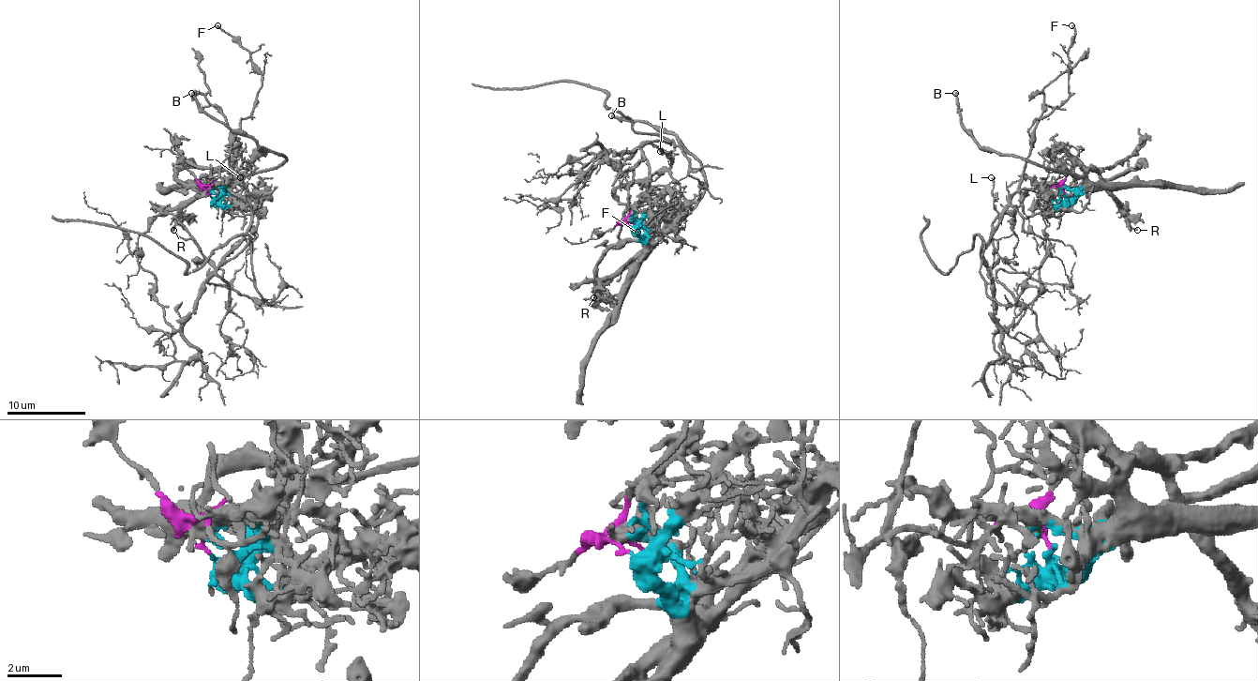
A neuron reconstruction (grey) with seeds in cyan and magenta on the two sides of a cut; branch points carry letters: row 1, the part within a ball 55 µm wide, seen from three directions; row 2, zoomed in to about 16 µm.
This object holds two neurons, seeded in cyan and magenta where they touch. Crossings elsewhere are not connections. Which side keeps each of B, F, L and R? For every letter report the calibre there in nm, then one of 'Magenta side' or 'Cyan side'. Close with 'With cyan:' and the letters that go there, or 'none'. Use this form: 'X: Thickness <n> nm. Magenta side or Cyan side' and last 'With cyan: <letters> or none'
B: Thickness 280 nm. Cyan side
F: Thickness 170 nm. Magenta side
L: Thickness 140 nm. Magenta side
R: Thickness 180 nm. Cyan side
With cyan: B, R

